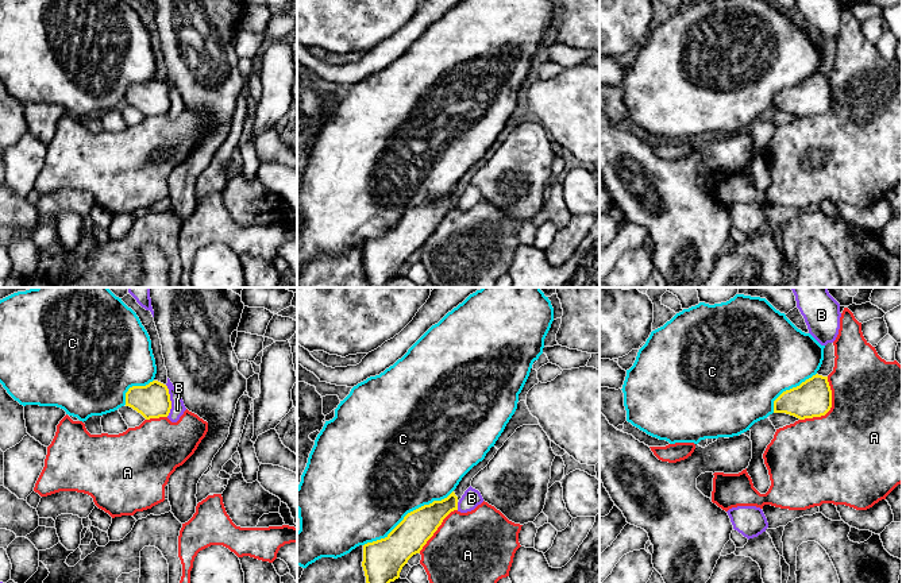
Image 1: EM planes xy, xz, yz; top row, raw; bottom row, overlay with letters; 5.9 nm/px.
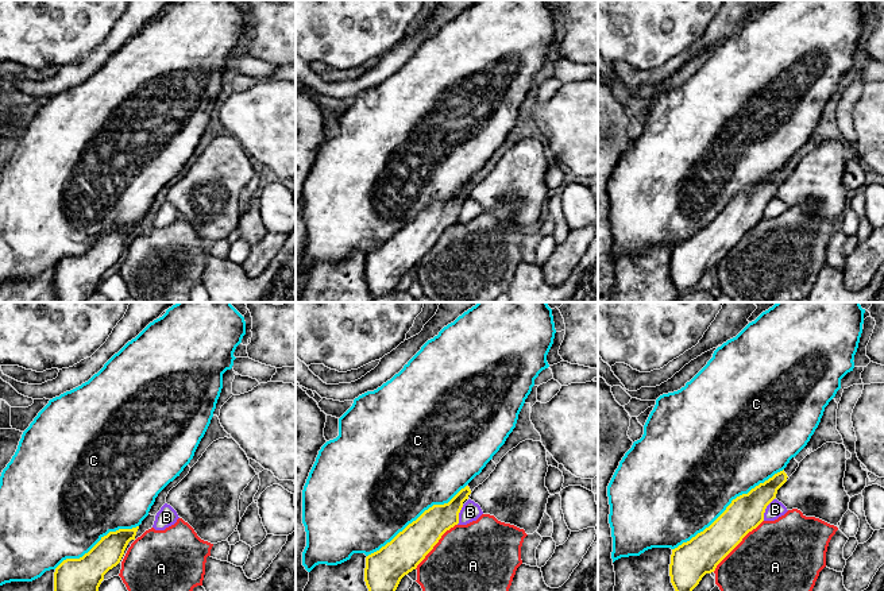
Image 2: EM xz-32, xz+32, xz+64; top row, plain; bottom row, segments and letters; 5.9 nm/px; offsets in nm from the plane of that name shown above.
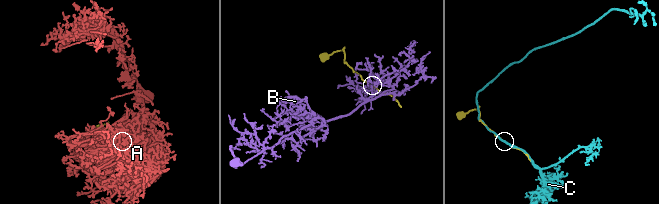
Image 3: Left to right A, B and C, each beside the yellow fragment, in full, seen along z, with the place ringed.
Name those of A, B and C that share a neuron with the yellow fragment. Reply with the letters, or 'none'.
C

